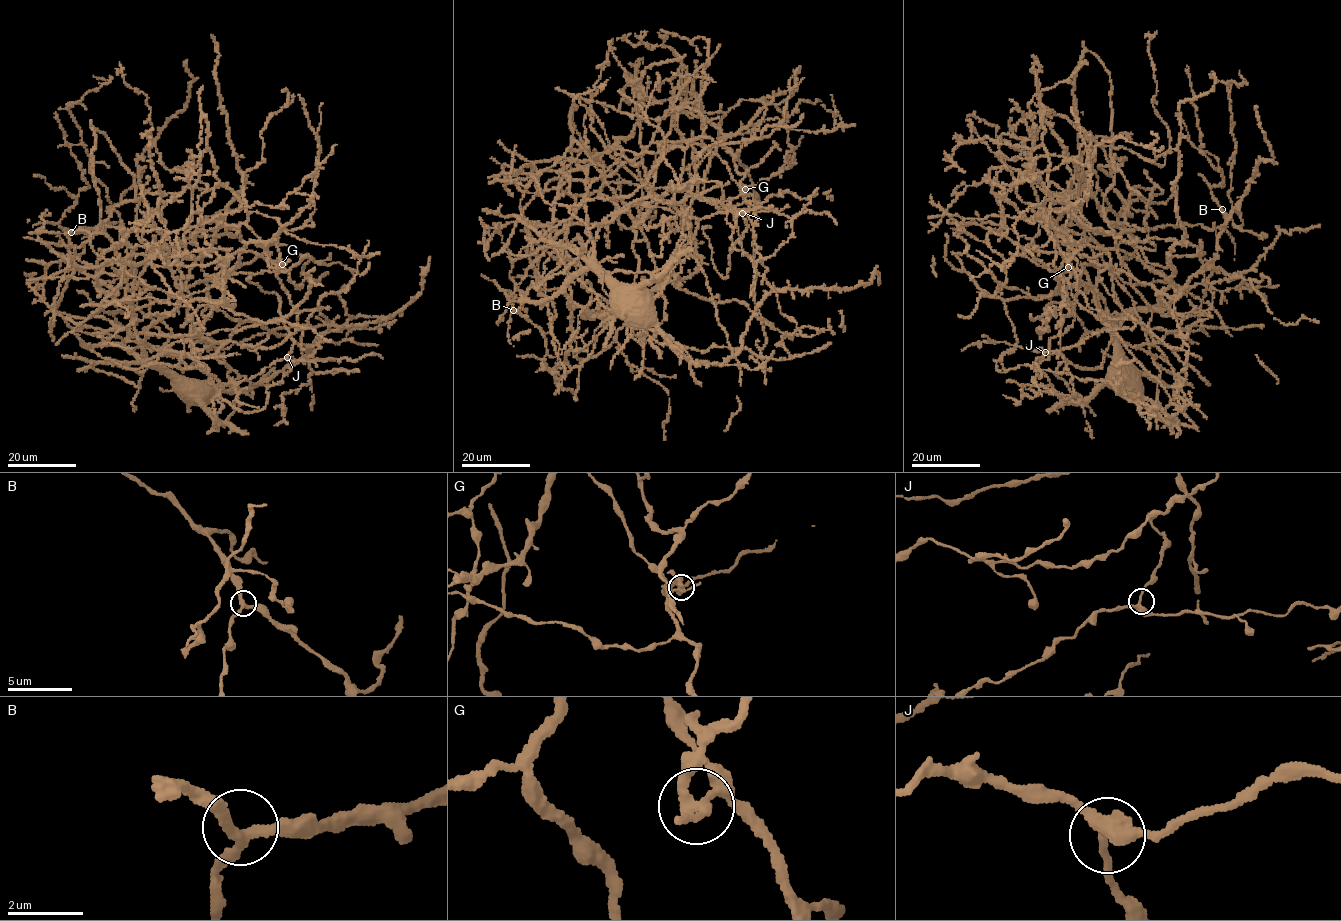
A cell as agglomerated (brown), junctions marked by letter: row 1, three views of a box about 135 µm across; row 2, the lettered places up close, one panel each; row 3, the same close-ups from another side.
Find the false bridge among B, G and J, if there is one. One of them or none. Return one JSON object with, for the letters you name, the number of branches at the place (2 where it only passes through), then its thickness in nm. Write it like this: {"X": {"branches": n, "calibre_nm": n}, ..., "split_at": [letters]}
{"G": {"branches": 3, "calibre_nm": 240}, "split_at": ["G"]}

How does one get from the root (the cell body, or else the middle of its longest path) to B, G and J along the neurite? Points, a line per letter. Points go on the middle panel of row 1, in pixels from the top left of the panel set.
B: (636, 310), (588, 269), (567, 284), (568, 307), (568, 271), (552, 232), (502, 319), (513, 310)
G: (636, 310), (624, 305), (590, 261), (602, 223), (700, 181), (715, 154), (745, 189)
J: (636, 310), (595, 260), (585, 170), (539, 190), (504, 250), (607, 273), (661, 269), (695, 198), (742, 213)

